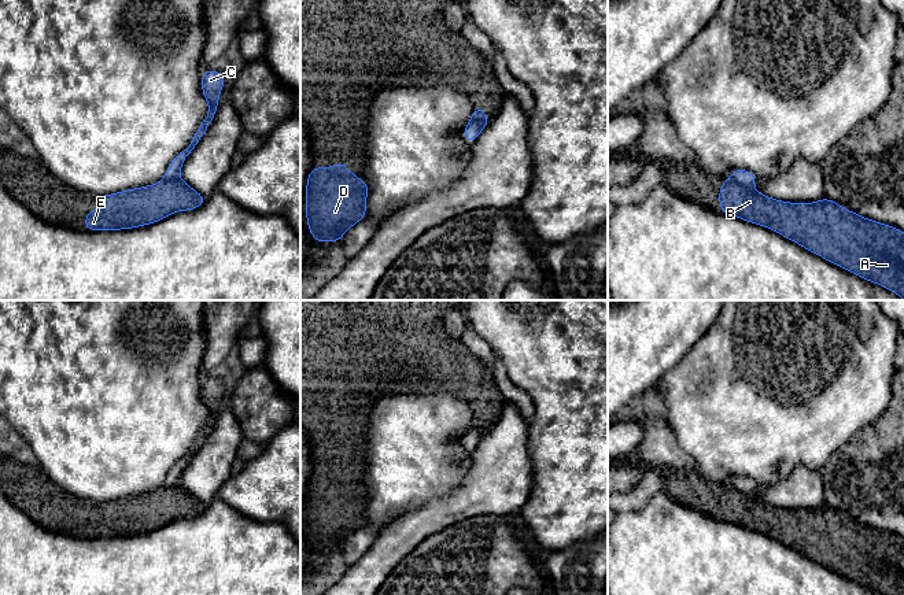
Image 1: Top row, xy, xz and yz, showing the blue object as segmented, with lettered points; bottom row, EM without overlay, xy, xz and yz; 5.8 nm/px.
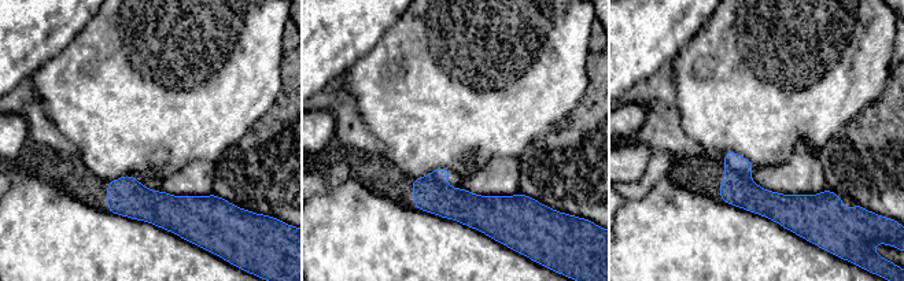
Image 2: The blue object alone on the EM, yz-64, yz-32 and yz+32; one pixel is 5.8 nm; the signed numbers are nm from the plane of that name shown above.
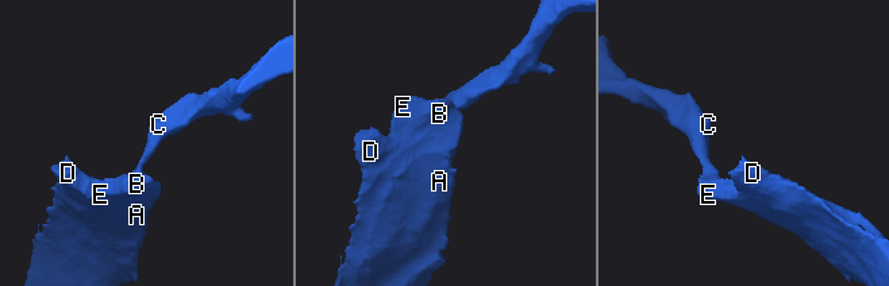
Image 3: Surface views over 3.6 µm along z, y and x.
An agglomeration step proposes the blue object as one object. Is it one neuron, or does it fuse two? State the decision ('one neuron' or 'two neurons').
two neurons

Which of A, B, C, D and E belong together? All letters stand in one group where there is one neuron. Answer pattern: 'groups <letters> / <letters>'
groups A B D E / C

